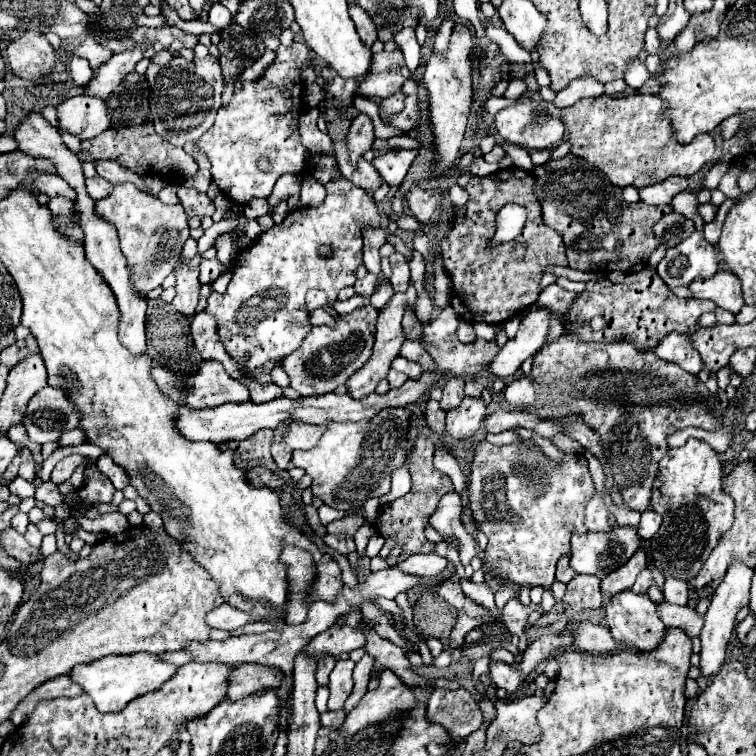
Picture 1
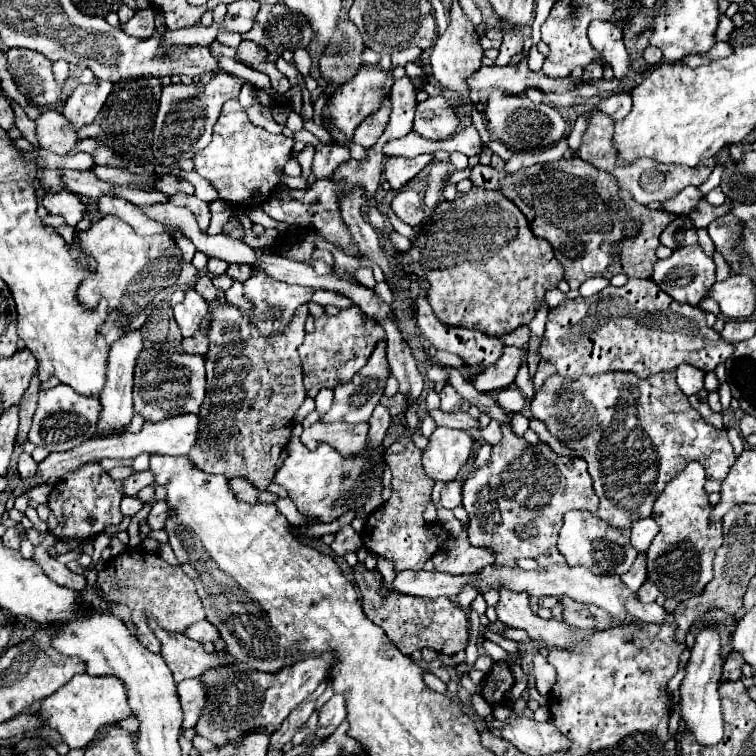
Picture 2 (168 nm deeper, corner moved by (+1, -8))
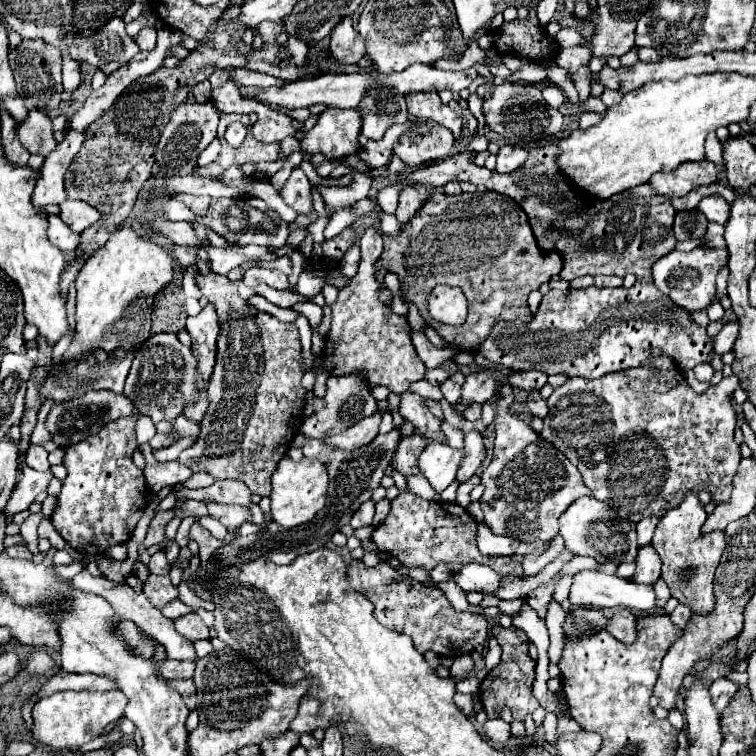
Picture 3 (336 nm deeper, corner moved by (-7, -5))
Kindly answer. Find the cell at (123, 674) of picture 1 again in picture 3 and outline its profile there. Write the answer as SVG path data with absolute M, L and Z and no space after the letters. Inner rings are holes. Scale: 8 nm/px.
M59 691L53 693L51 697L45 697L35 703L33 707L33 727L31 733L35 741L41 745L53 747L55 751L65 751L65 749L75 749L91 739L99 737L111 721L117 721L123 717L123 709L127 705L127 697L121 691Z

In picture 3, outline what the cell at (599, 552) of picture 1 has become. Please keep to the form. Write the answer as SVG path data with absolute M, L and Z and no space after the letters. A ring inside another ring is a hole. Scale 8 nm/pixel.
M579 497L577 501L573 501L563 513L563 517L559 517L559 525L565 547L575 555L587 555L599 563L611 561L615 565L621 565L623 561L635 561L637 557L639 545L635 523L629 519L619 519L609 511L603 501L597 501L595 497Z

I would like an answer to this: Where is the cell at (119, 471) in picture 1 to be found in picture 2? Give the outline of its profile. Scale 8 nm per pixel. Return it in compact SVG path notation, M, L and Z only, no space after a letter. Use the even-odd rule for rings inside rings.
M149 470L145 472L133 472L129 478L123 480L123 494L125 496L135 496L143 486L153 484L153 474Z

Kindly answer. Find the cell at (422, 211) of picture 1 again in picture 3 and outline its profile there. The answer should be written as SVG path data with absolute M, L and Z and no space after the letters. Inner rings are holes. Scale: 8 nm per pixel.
M403 187L399 193L399 205L395 211L395 217L399 219L399 223L407 223L423 205L421 195L415 187Z

